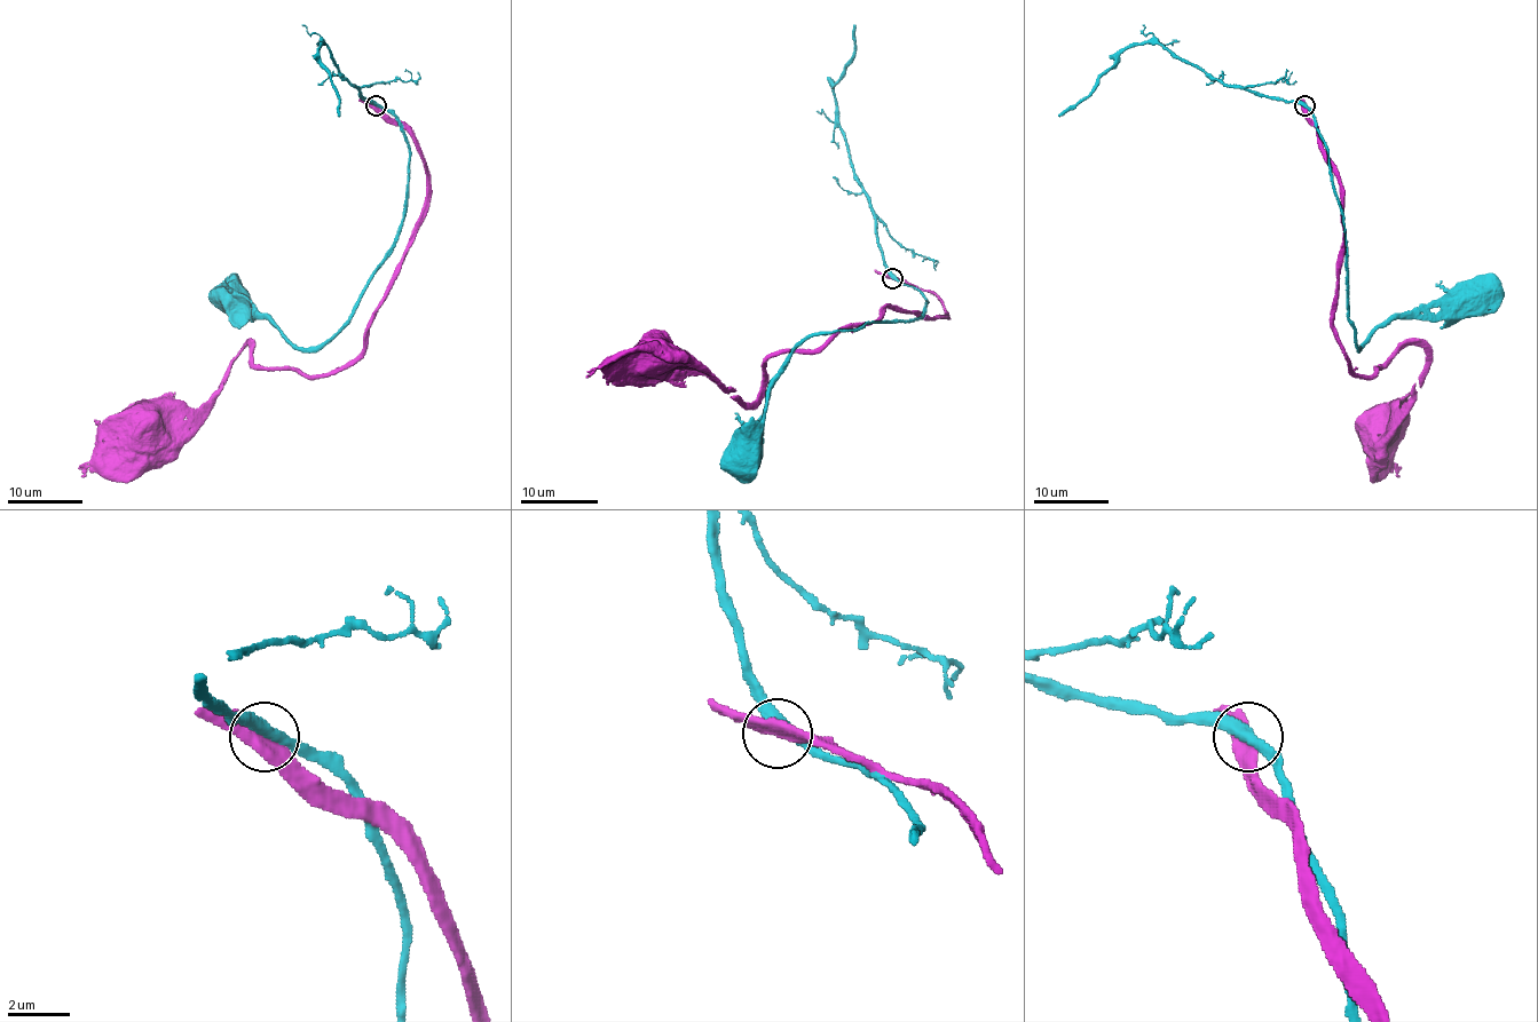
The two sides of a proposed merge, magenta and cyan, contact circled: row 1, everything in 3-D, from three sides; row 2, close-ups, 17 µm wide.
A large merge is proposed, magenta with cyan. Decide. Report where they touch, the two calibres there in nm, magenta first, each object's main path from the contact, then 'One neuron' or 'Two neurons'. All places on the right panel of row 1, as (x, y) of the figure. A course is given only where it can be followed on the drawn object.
Place: (1304, 105). Thickness 440 nm (magenta) against 360 nm. Course of magenta: (1306, 107), (1339, 185), (1341, 350), (1358, 374), (1371, 374), (1408, 345), (1424, 348), (1424, 377), (1385, 420). Course of cyan: (1306, 104), (1324, 145), (1343, 230), (1347, 315), (1358, 348), (1394, 318), (1481, 313), (1488, 306), (1481, 300). Two neurons

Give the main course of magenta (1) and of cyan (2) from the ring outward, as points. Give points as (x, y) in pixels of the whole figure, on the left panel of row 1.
1: (375, 107), (427, 185), (363, 350), (305, 374), (262, 370), (247, 345), (198, 409), (142, 420)
2: (375, 104), (395, 117), (409, 145), (409, 181), (395, 245), (354, 315), (315, 347), (298, 348), (231, 300)

